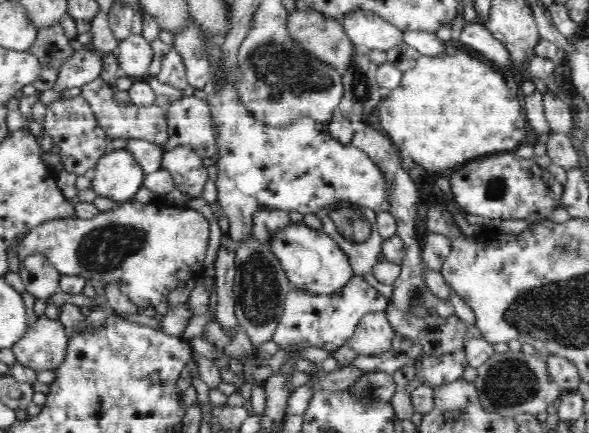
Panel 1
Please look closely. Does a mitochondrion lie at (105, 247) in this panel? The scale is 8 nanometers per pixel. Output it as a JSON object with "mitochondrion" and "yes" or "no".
{"mitochondrion":"yes"}

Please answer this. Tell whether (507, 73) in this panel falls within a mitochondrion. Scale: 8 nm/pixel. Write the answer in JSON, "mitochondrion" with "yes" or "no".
{"mitochondrion":"no"}

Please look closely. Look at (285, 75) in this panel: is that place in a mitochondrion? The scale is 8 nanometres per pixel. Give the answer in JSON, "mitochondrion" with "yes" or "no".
{"mitochondrion":"yes"}

